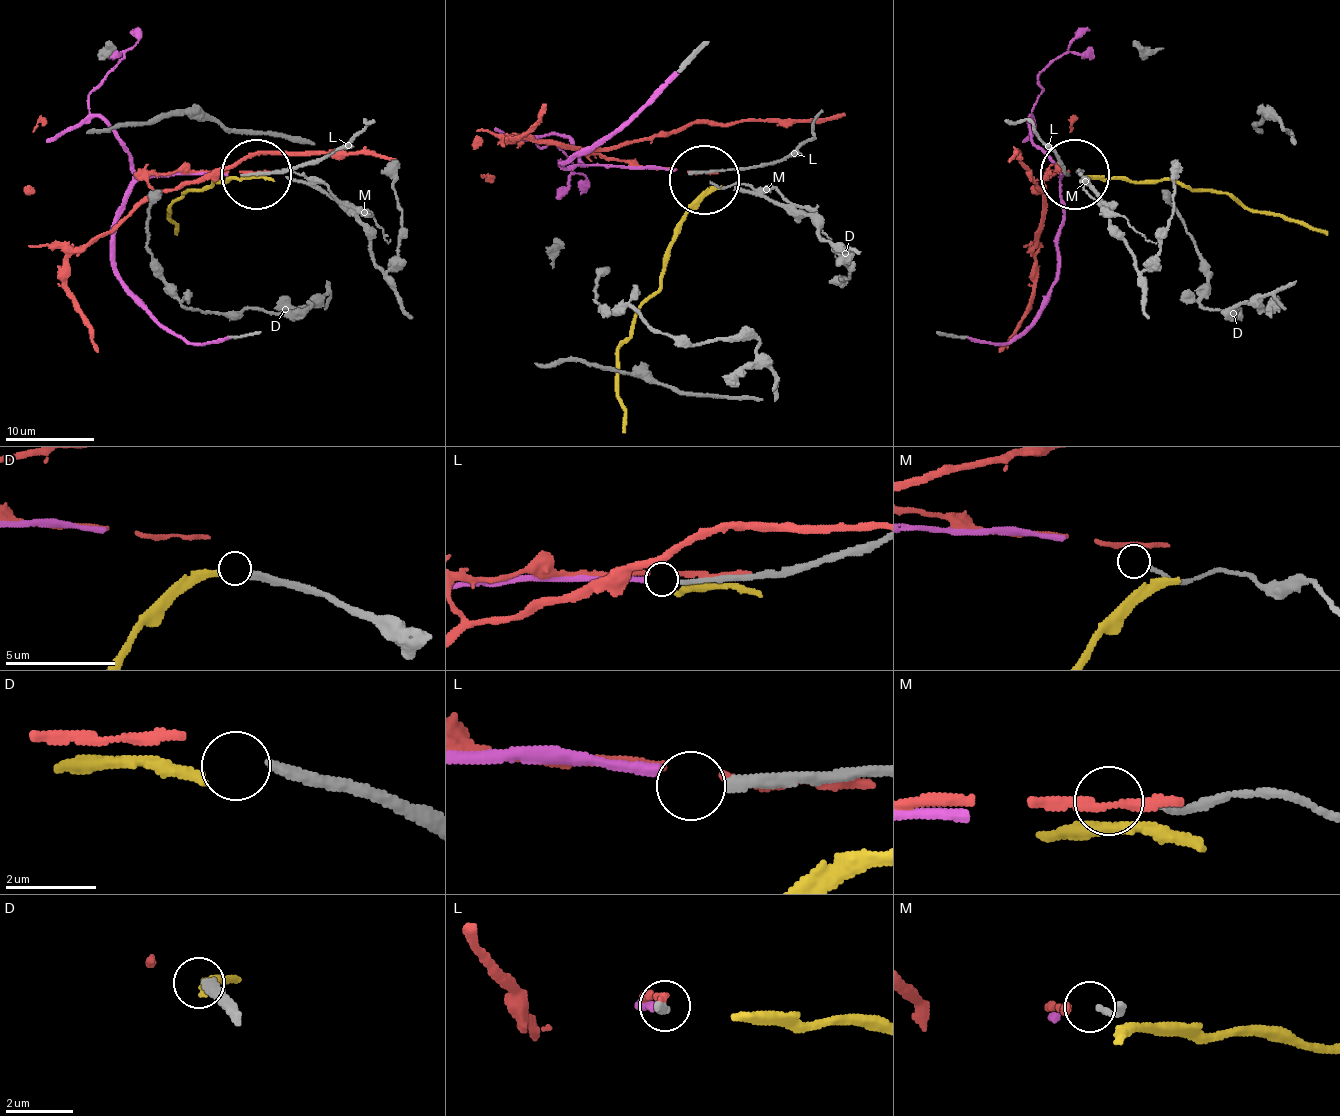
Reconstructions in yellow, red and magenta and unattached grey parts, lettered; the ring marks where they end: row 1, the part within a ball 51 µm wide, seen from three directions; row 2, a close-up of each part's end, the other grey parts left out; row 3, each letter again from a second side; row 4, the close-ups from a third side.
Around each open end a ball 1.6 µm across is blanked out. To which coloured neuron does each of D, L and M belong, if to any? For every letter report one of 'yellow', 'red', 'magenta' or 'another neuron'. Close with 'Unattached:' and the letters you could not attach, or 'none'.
D: another neuron
L: magenta
M: another neuron
Unattached: D, M

